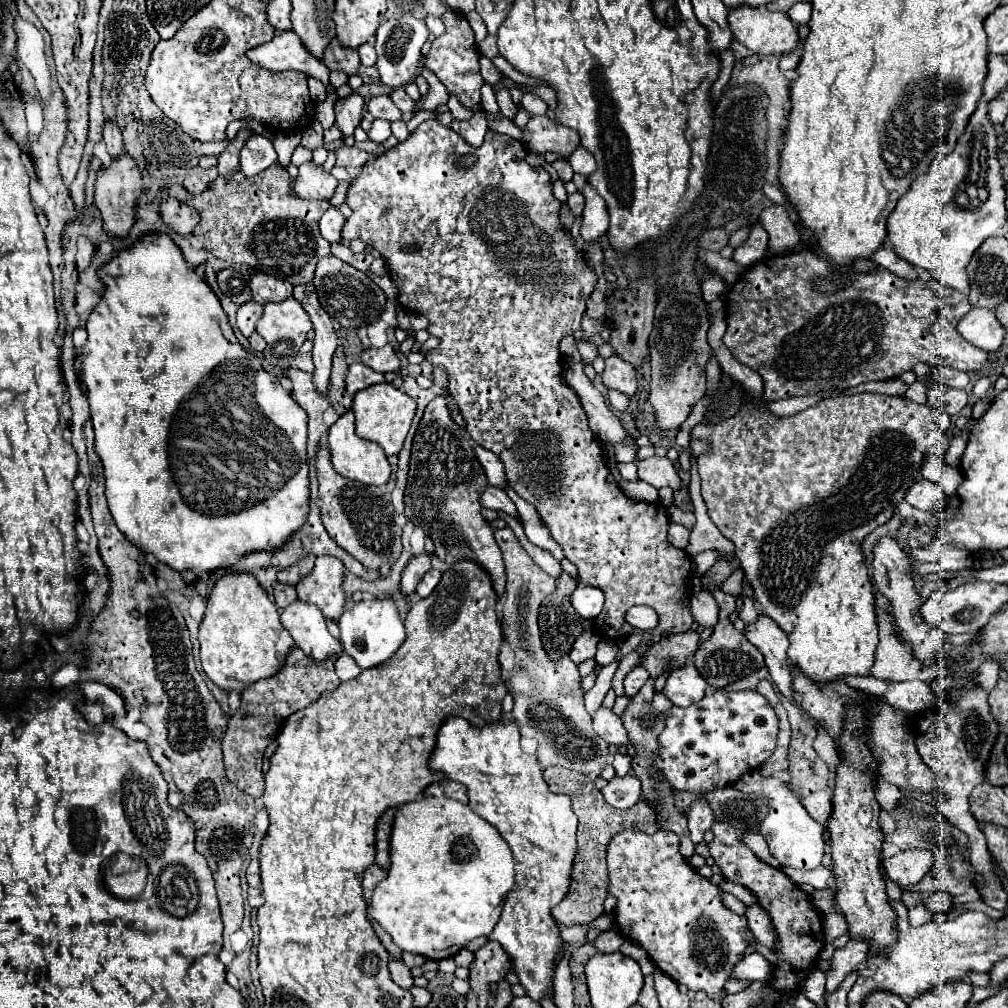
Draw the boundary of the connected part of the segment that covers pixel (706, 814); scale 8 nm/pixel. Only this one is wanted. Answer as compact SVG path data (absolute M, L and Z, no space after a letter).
M702 791L700 799L692 801L690 809L688 809L688 829L690 829L692 843L700 843L702 841L702 835L712 825L712 821L714 821L712 809L710 809L708 801L704 799L704 791Z

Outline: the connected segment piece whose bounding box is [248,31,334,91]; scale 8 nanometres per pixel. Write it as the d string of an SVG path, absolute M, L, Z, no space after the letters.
M278 31L278 35L270 43L252 49L248 57L254 59L256 65L262 65L270 71L302 71L310 77L320 79L326 85L327 91L334 90L328 79L330 69L322 61L318 61L318 57L308 53L306 45L294 31Z

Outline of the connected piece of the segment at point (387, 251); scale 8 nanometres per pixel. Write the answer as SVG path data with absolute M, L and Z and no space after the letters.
M424 121L404 143L398 143L396 147L388 149L384 155L376 157L370 165L362 167L360 177L354 179L354 183L348 187L346 205L352 209L352 215L346 219L346 225L342 229L342 237L348 241L358 237L364 243L374 243L374 249L378 249L380 255L388 263L388 271L390 271L392 281L400 289L402 307L430 319L432 325L428 331L434 337L440 337L442 343L448 347L448 349L438 349L438 353L434 355L434 361L436 361L436 365L444 365L448 369L448 375L450 375L448 393L454 397L454 401L456 401L456 405L458 405L458 409L466 421L466 431L470 433L470 437L478 445L482 445L484 449L488 449L500 457L500 461L504 463L508 481L510 481L508 485L524 501L528 501L530 505L534 505L538 509L538 513L540 513L542 521L548 525L554 541L562 547L564 555L578 567L580 581L584 581L586 585L592 585L592 587L600 587L604 591L606 603L604 603L602 613L592 621L594 629L598 629L598 633L606 639L620 639L628 633L636 633L638 629L632 627L624 619L624 615L634 605L650 605L660 617L658 627L654 627L650 631L652 635L662 635L664 631L682 633L682 631L690 629L694 623L692 611L688 605L688 597L686 597L688 581L692 577L692 559L686 555L686 551L680 551L668 543L666 533L668 533L670 517L668 517L668 511L664 509L664 505L652 503L652 511L648 511L648 503L628 499L616 485L608 483L610 469L606 469L608 463L606 463L606 457L602 453L602 443L590 431L588 417L586 417L576 393L560 381L562 365L560 365L558 343L562 337L572 335L574 331L580 329L580 321L582 321L582 315L586 311L586 301L596 287L596 273L594 273L592 265L588 263L586 253L582 253L576 247L574 237L560 223L560 217L558 217L560 201L552 195L550 175L544 169L530 167L524 161L524 157L526 157L524 145L520 141L508 137L508 135L498 135L494 131L488 131L486 139L480 147L470 147L460 135L456 135L452 129L440 125L438 121Z

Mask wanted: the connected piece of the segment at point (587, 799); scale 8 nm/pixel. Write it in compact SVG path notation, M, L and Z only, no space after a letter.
M548 767L544 769L544 779L550 787L550 791L560 791L572 799L572 811L578 815L578 851L574 857L574 867L570 875L570 887L568 895L552 907L552 917L558 925L558 929L574 927L574 925L586 925L604 915L604 899L608 895L606 891L606 845L614 833L634 827L646 833L654 833L654 809L646 805L646 801L638 801L630 809L614 809L606 803L602 793L594 787L594 781L588 775L574 773L564 767Z

